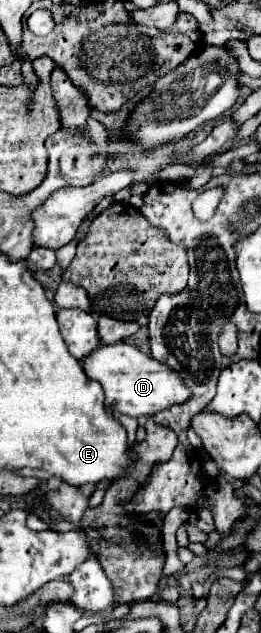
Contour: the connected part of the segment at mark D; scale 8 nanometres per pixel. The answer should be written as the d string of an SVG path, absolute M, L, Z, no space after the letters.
M117 342L117 344L99 344L97 350L87 354L81 360L81 366L87 378L97 380L105 392L105 408L109 414L127 414L127 416L147 416L155 414L171 404L185 402L189 398L189 390L183 380L165 364L153 360L149 354L143 354L139 348Z

